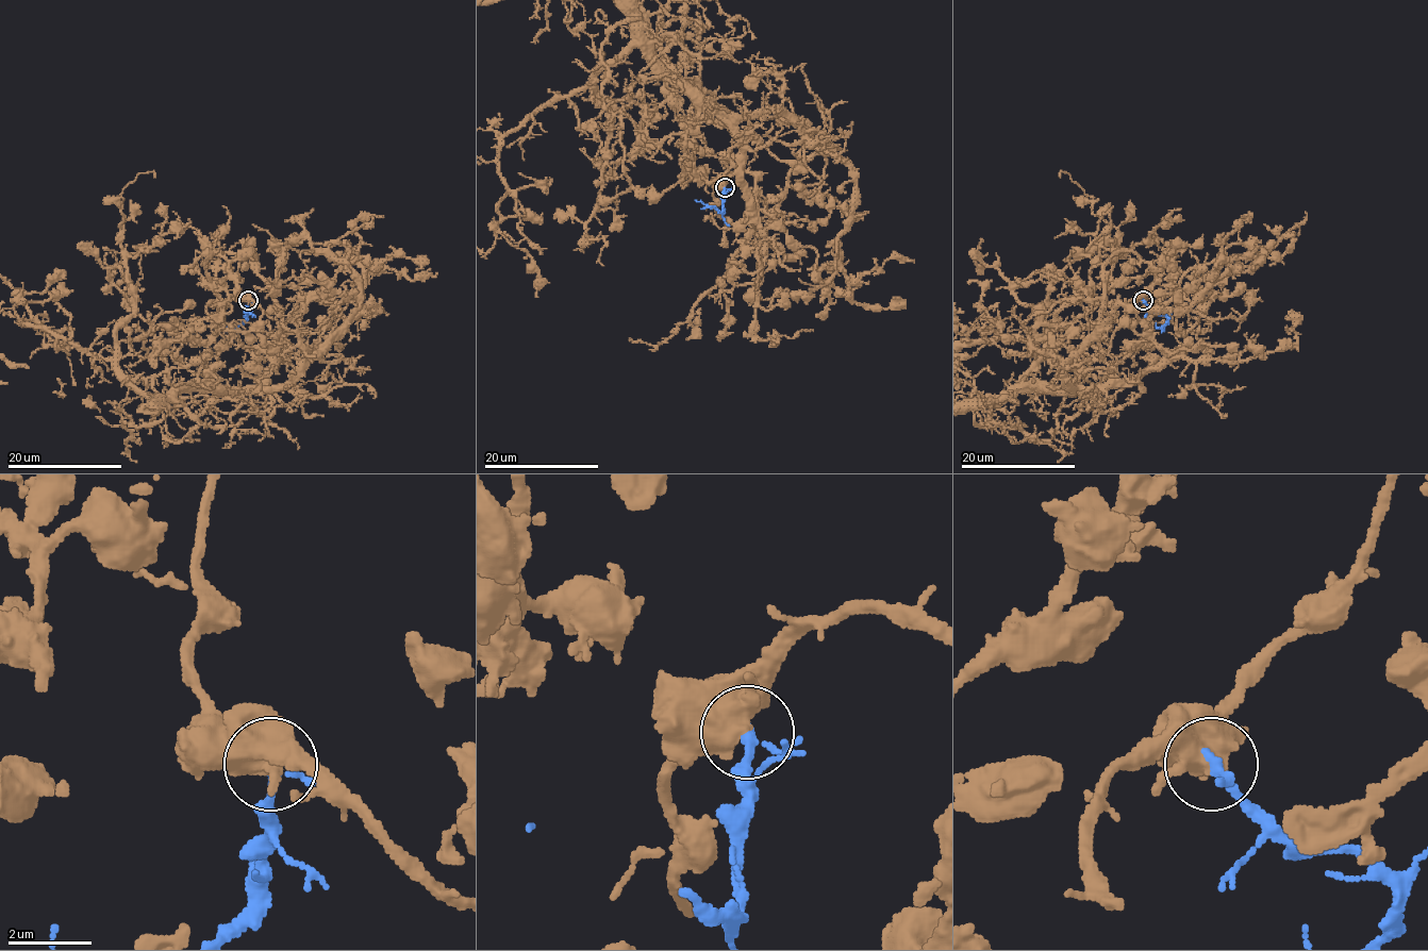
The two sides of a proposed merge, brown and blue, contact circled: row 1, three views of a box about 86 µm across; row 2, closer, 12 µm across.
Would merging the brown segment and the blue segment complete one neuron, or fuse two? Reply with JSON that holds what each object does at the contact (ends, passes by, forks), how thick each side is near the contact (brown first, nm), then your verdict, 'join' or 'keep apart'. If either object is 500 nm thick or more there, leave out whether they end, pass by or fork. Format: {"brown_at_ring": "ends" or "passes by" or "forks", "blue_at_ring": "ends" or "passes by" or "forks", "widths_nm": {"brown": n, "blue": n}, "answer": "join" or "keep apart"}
{"widths_nm": {"brown": 550, "blue": 190}, "answer": "keep apart"}

